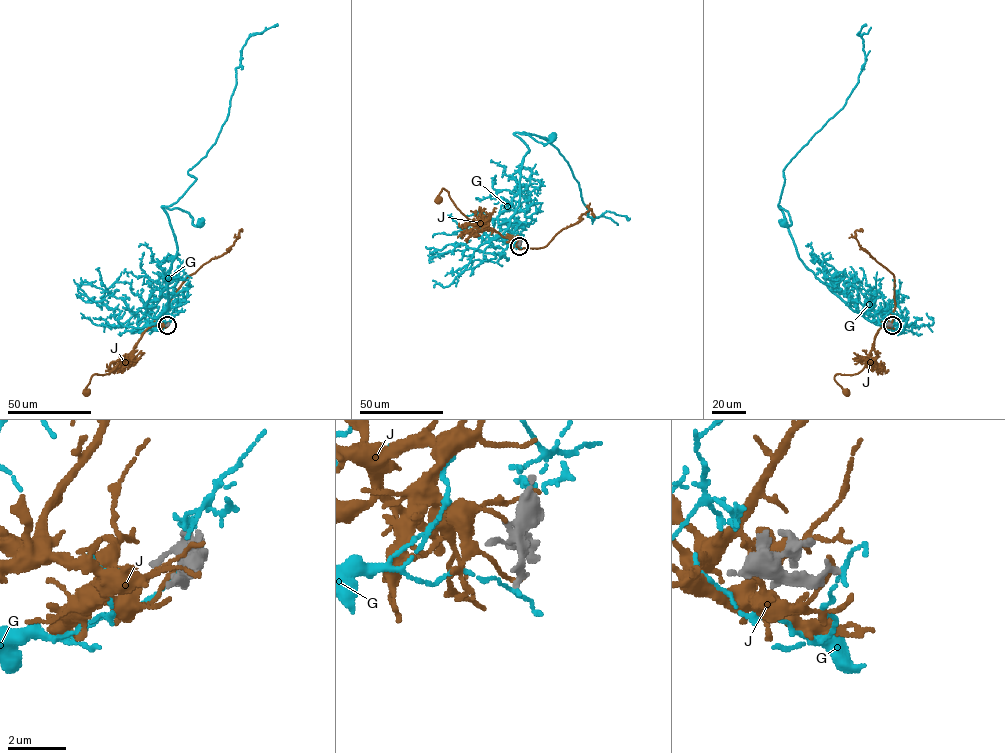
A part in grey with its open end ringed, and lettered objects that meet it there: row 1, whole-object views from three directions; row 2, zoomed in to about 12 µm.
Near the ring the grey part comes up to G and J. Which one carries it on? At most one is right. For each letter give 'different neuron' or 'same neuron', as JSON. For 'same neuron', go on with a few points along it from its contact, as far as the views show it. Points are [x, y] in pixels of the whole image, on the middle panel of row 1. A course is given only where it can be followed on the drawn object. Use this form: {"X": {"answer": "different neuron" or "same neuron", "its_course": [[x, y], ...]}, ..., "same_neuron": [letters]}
{"G": {"answer": "different neuron"}, "J": {"answer": "different neuron"}, "same_neuron": []}

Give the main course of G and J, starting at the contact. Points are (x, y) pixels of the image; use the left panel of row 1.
G: (168, 325), (132, 332), (154, 324), (167, 307), (176, 241), (162, 207), (179, 208), (195, 225), (200, 222)
J: (168, 325), (149, 327), (130, 355), (125, 356), (108, 373), (91, 376), (86, 388), (88, 392)

